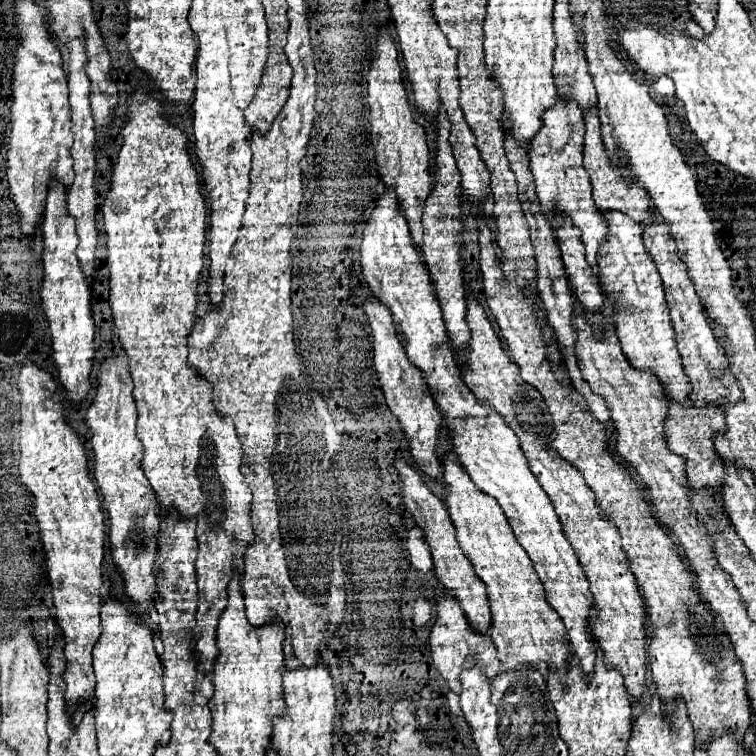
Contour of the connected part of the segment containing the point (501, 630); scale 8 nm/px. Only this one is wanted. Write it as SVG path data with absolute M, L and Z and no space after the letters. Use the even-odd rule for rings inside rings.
M440 411L438 461L442 465L442 481L446 487L444 503L456 527L456 539L464 555L474 565L476 575L486 583L492 611L492 641L498 647L498 659L502 661L504 669L512 669L518 663L528 663L534 667L538 667L538 663L546 663L548 669L558 671L564 679L568 659L568 635L564 623L560 615L550 609L544 597L544 585L538 579L530 557L516 541L498 501L494 501L494 497L488 493L484 495L484 491L478 491L468 477L468 471L460 465L450 433L452 431L446 425L446 417ZM500 643L506 645L506 653Z

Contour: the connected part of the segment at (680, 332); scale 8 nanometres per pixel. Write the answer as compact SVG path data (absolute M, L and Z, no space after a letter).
M656 217L656 225L650 225L644 231L644 247L648 249L648 253L652 253L652 261L658 267L658 273L662 277L666 301L670 307L672 327L676 331L676 347L678 347L678 353L682 357L682 367L684 367L686 377L688 377L690 387L692 387L692 391L690 391L692 403L696 407L700 407L700 405L706 405L708 401L712 401L716 405L740 401L742 399L740 387L736 385L736 379L732 377L732 373L726 371L728 359L722 353L722 349L718 347L718 341L712 333L712 327L706 321L704 307L702 307L702 303L694 291L692 279L686 271L686 265L680 259L676 243L668 235L668 227L664 227L664 221L660 217Z

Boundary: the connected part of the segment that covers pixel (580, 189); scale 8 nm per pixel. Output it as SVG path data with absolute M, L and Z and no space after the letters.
M558 97L556 105L544 113L544 125L540 133L530 143L530 171L536 181L536 195L544 213L544 219L550 223L552 231L560 227L560 219L572 221L574 227L582 233L582 245L586 249L586 261L592 265L592 273L596 273L596 249L608 241L608 223L604 215L596 209L592 201L592 185L590 177L582 165L582 147L584 147L584 119L582 111L574 101L566 101Z

